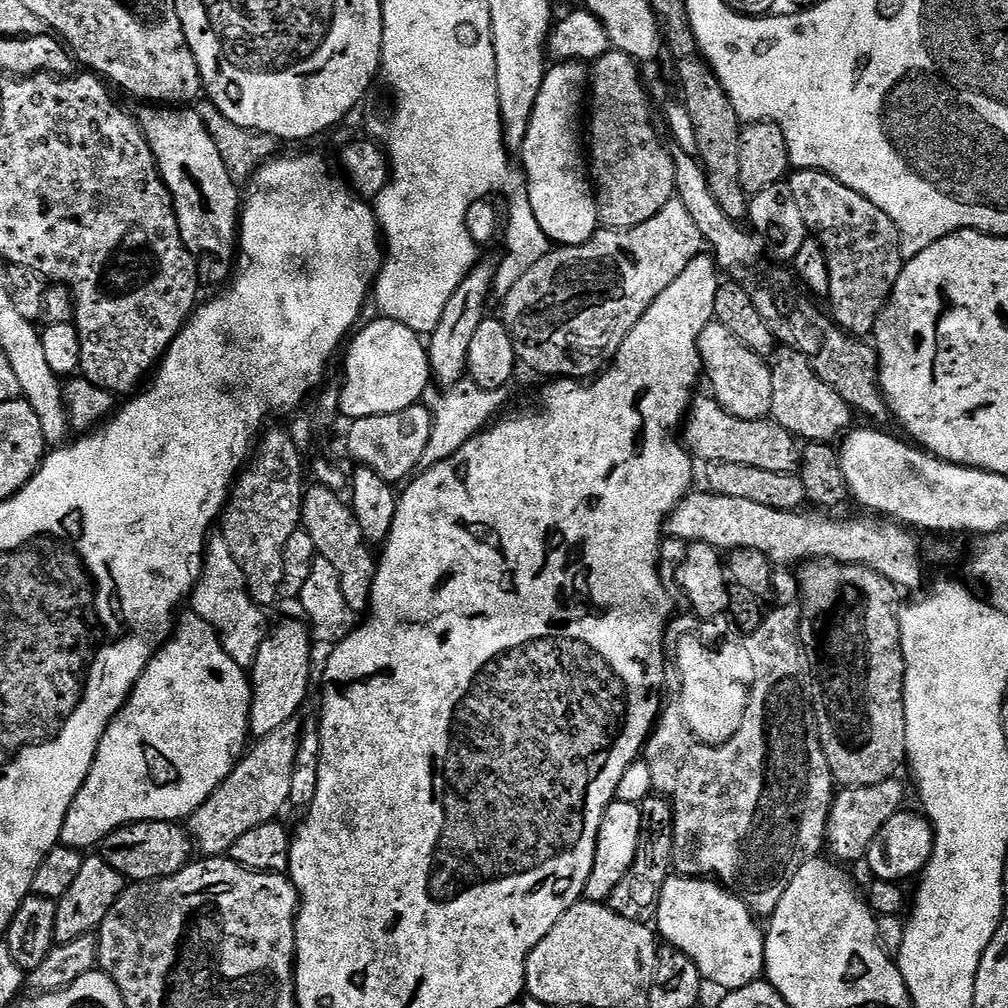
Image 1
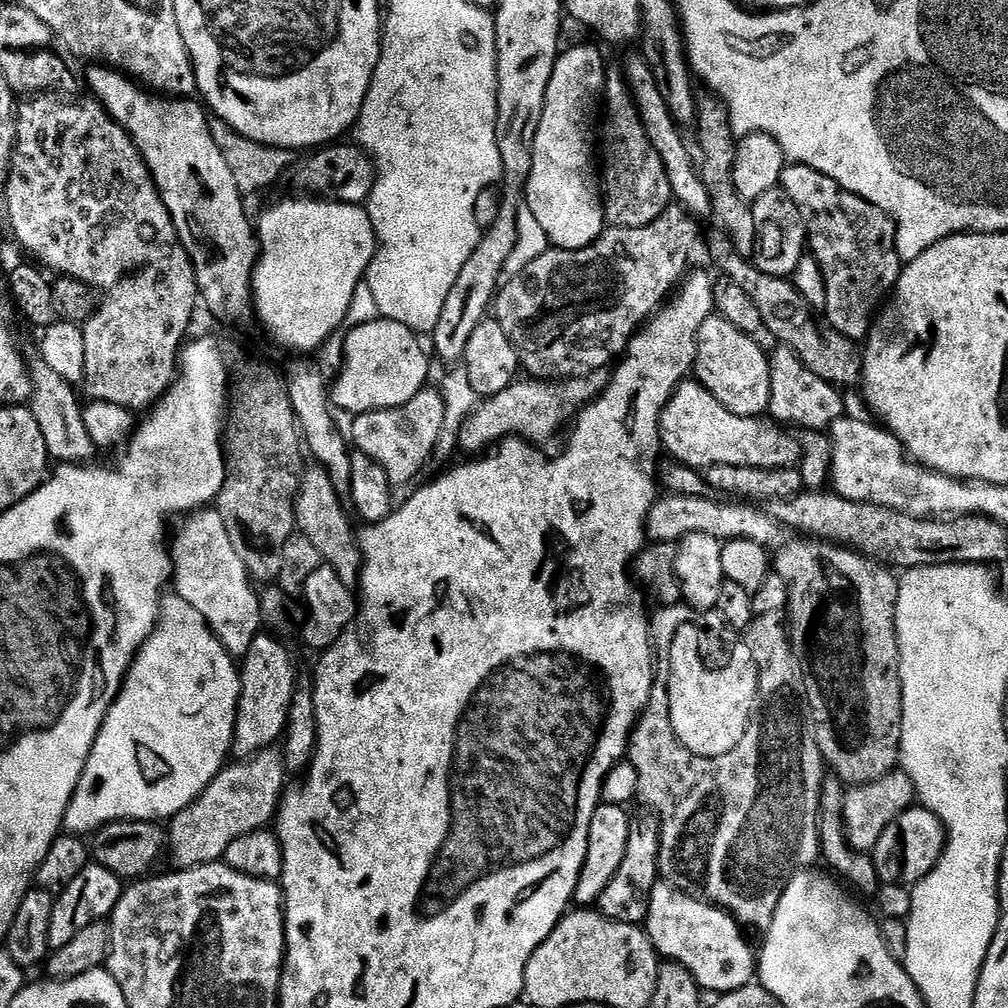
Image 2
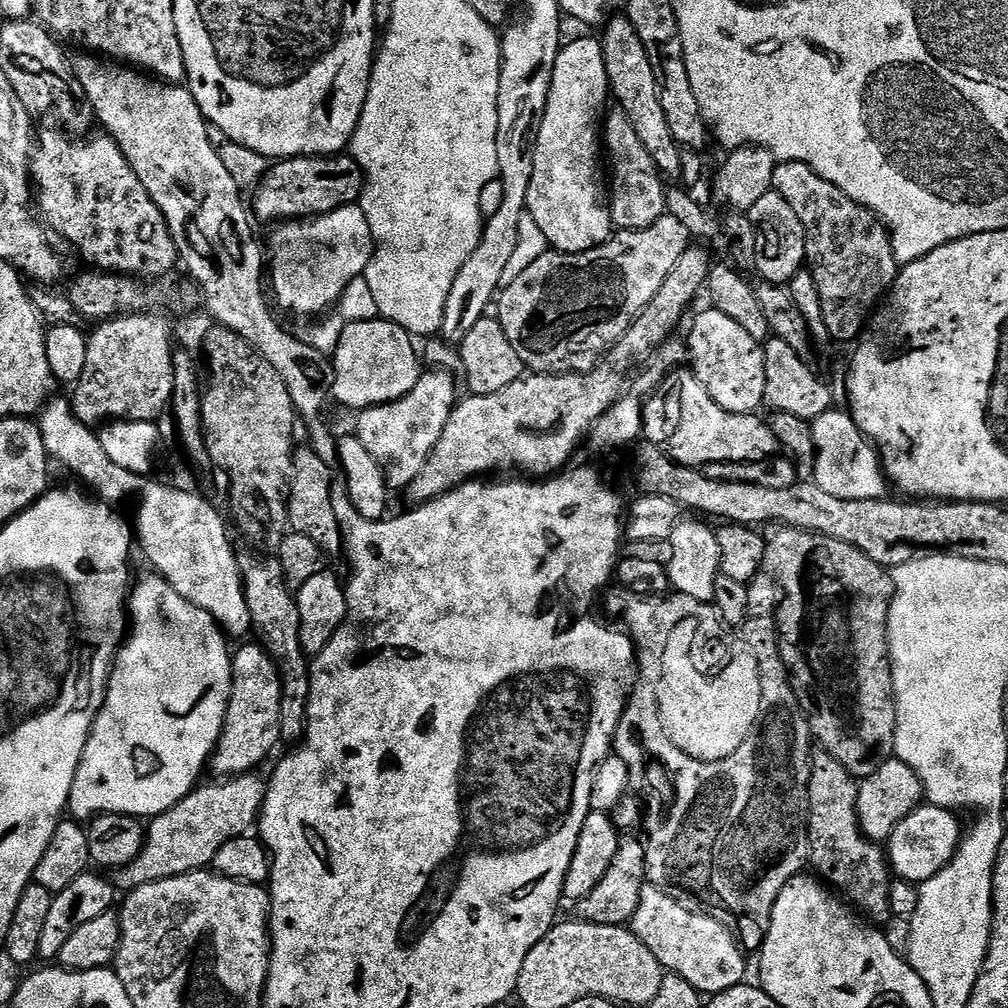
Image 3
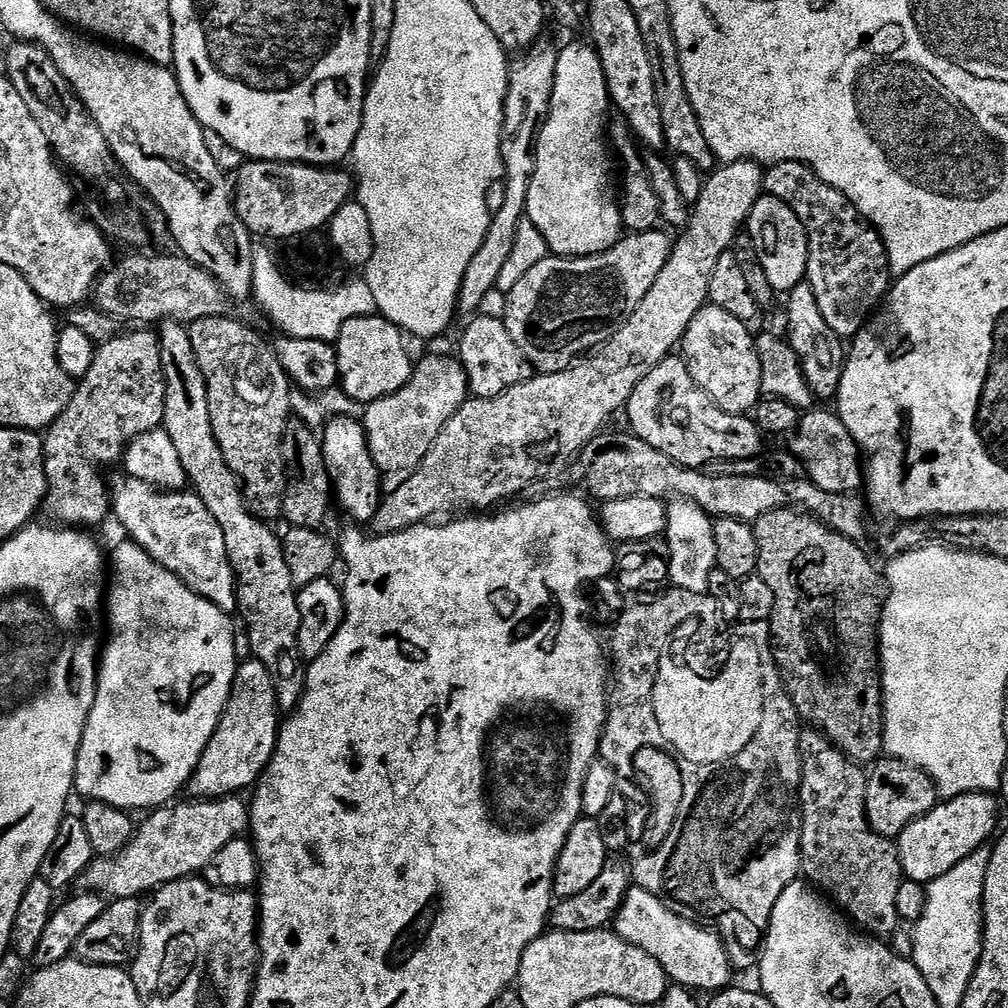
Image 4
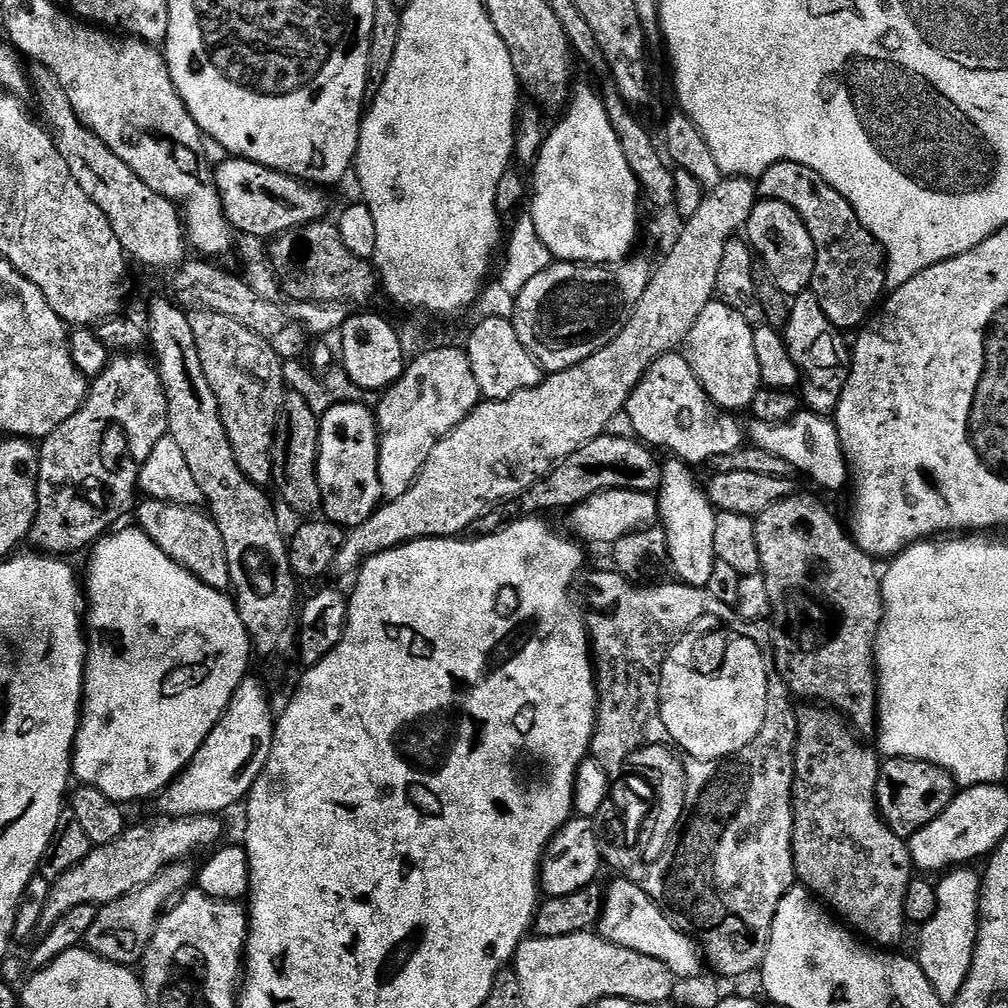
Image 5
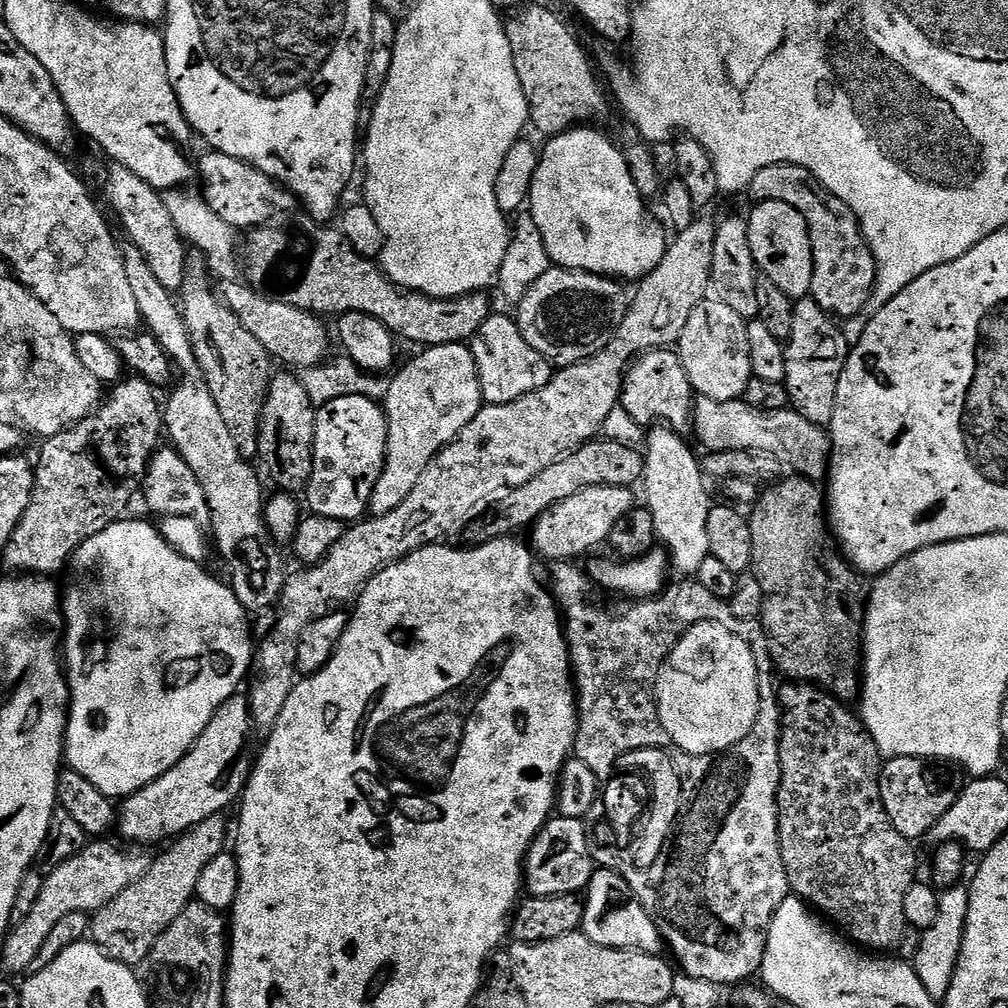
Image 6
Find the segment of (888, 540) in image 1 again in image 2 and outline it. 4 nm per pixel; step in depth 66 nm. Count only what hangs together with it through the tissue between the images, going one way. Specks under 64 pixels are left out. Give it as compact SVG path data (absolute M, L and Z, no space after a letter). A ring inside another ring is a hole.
M664 494L657 499L656 503L652 505L652 509L650 510L650 514L648 515L647 520L644 522L644 531L646 533L647 539L649 541L655 542L657 544L676 544L677 542L684 539L684 537L689 536L690 534L710 534L710 538L714 538L718 541L726 541L726 540L737 540L738 538L746 538L750 542L758 542L761 544L763 548L772 550L777 546L785 543L786 540L786 532L785 529L781 528L778 522L774 522L774 518L770 518L767 514L767 511L758 509L759 507L748 505L744 502L722 502L726 504L719 504L718 501L712 500L716 498L709 498L708 496L673 496L671 494Z

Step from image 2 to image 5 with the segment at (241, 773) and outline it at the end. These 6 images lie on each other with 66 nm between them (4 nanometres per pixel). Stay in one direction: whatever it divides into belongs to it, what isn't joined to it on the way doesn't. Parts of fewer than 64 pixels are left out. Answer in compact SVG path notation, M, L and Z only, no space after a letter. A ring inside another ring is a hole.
M219 815L159 819L149 824L136 824L133 828L132 825L125 827L123 834L114 838L114 842L101 848L93 847L88 856L78 862L78 866L66 870L66 874L51 881L52 893L46 902L46 910L42 910L39 931L49 932L54 922L58 922L62 914L74 910L74 906L109 904L126 894L139 892L166 866L187 861L188 855L199 848L211 849L221 843L224 824Z

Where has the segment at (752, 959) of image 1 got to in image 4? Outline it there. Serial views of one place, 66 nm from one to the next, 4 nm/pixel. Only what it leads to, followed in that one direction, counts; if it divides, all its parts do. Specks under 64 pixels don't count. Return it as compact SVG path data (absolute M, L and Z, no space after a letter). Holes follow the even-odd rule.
M642 887L629 888L616 915L614 931L626 942L646 950L650 958L659 962L673 985L715 994L733 983L732 957L728 955L728 949L719 935L694 920L680 916L653 892L647 892Z

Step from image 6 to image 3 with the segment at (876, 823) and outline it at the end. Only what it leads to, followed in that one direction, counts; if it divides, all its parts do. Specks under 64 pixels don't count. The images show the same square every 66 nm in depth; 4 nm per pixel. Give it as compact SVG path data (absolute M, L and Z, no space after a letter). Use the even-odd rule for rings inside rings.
M813 751L812 773L808 787L808 860L811 871L825 885L835 889L849 905L859 909L869 921L880 922L876 920L883 920L884 922L892 916L890 892L894 875L889 867L885 849L879 843L869 840L864 835L864 831L860 829L860 819L856 813L859 789L857 777L852 776L850 770L846 770L846 766L842 766L842 762L838 762L826 751Z

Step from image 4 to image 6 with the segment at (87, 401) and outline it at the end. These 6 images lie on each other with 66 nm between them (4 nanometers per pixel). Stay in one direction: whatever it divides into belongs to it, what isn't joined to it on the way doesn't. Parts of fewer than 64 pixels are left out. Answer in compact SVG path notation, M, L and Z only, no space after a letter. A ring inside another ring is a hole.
M141 376L129 377L121 379L85 420L41 443L40 457L34 460L36 481L30 506L26 506L26 514L22 514L22 522L2 554L5 566L13 568L13 573L55 577L82 542L115 524L127 513L128 503L135 496L137 499L148 461L161 447L165 426L157 389Z

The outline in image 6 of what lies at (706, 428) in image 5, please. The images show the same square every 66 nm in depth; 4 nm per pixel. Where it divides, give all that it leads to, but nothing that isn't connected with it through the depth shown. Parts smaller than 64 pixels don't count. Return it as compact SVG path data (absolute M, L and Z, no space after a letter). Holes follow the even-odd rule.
M658 348L633 360L628 375L624 377L619 407L624 408L640 425L663 426L681 434L687 433L692 427L694 393L679 355L675 351Z

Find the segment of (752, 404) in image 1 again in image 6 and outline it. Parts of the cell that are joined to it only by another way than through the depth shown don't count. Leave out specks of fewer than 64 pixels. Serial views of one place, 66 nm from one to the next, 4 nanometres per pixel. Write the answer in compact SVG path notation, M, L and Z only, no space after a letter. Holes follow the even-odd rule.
M705 298L690 314L690 322L686 322L680 335L678 355L697 397L714 398L718 402L739 400L754 378L747 323L715 298Z

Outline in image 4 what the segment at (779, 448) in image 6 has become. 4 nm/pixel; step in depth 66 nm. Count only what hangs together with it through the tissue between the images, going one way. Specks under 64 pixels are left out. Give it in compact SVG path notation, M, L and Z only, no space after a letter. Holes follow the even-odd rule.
M808 410L801 415L800 425L791 437L790 451L806 466L807 479L827 492L856 492L862 484L862 453L850 430L835 411Z

